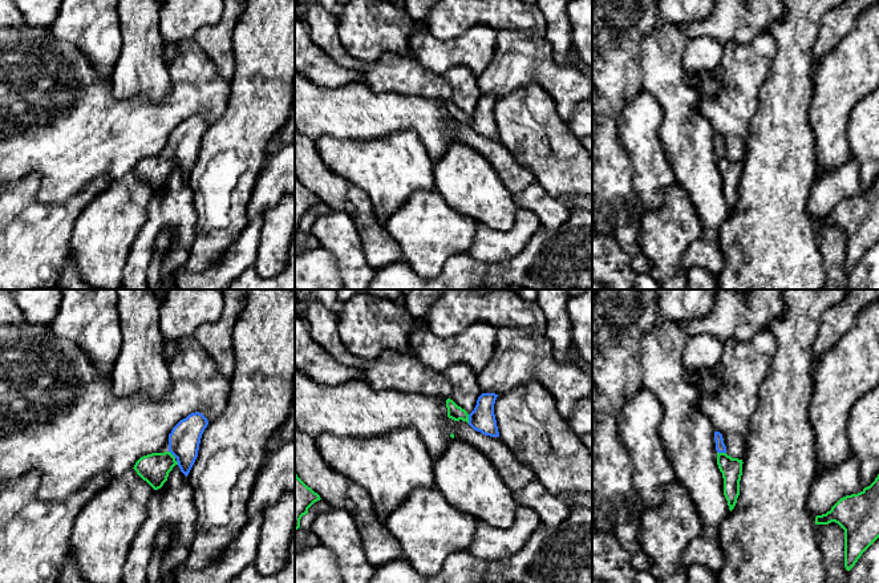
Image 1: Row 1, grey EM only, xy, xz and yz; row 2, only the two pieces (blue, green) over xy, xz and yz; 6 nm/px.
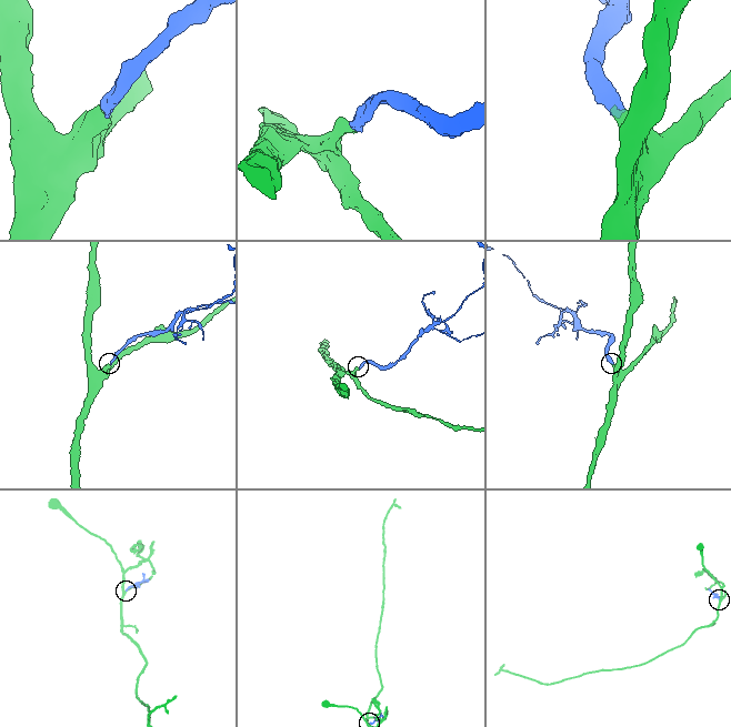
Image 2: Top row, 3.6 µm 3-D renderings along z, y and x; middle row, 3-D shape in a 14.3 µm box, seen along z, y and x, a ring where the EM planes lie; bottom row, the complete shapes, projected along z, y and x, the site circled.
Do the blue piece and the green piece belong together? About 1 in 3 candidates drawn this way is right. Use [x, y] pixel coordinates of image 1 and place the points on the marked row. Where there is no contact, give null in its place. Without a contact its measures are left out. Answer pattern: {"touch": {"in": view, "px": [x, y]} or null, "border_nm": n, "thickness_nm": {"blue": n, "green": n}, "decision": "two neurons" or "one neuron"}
{"touch": {"in": "xz", "px": [469, 418]}, "border_nm": 60, "thickness_nm": {"blue": 160, "green": 90}, "decision": "one neuron"}

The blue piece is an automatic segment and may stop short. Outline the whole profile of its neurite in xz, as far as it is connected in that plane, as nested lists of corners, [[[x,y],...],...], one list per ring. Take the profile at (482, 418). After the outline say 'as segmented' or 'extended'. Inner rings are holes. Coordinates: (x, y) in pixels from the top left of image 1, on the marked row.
[[[482,393],[470,414],[458,406],[453,400],[447,398],[447,417],[454,421],[466,421],[474,430],[481,432],[485,436],[499,437],[494,414],[494,404],[497,397],[498,394],[495,393]]] | extended

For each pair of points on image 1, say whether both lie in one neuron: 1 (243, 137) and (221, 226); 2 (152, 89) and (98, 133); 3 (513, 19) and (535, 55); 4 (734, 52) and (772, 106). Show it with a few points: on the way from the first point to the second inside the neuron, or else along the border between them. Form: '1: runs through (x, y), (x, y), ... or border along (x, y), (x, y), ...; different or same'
1: runs through (246, 160), (246, 181), (237, 203); same
2: border along (171, 80), (161, 100), (113, 94); different
3: border along (521, 31), (543, 39); different
4: border along (772, 60), (752, 120); different

